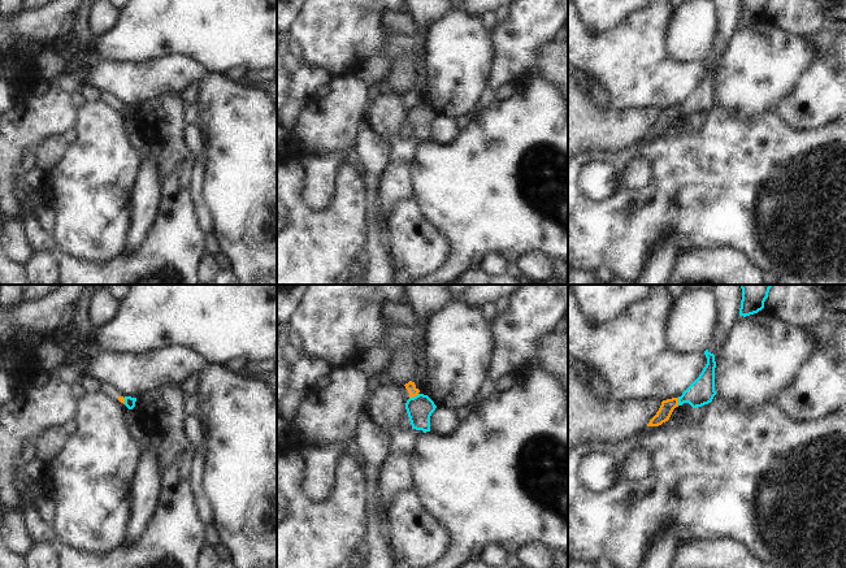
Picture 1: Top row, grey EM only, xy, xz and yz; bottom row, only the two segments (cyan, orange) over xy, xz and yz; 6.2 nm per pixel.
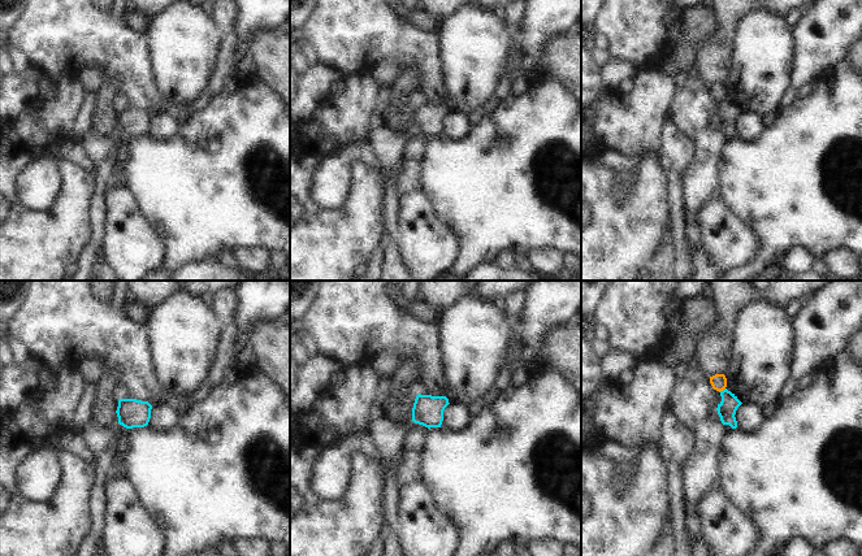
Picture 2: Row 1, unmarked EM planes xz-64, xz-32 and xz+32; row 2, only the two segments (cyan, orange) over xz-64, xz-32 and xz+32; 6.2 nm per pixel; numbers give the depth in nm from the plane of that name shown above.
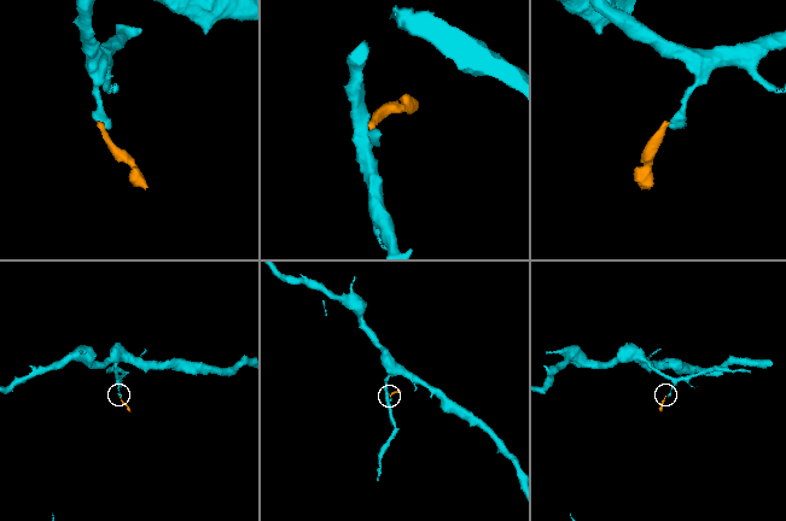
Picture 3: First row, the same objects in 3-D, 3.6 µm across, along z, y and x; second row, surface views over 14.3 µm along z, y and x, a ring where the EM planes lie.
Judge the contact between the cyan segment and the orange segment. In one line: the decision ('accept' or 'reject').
reject

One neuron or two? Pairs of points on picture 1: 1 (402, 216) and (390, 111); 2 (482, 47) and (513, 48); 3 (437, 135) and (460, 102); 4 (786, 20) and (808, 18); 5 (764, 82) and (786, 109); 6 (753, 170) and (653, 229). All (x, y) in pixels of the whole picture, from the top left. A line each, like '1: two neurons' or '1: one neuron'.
1: two neurons
2: two neurons
3: two neurons
4: one neuron
5: two neurons
6: one neuron

